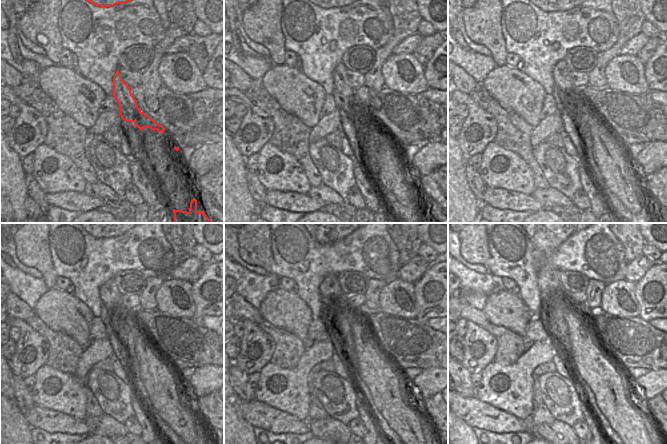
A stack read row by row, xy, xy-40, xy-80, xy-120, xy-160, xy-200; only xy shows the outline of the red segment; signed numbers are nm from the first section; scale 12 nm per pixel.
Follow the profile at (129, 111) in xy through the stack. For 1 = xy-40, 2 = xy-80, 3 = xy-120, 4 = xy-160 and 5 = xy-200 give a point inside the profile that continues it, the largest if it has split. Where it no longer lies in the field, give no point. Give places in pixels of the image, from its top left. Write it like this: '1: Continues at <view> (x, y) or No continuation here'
1: Continues at xy-40 (344, 93)
2: Continues at xy-80 (569, 95)
3: Continues at xy-120 (110, 295)
4: Continues at xy-160 (331, 293)
5: Continues at xy-200 (547, 243)

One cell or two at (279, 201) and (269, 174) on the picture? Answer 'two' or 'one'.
two

